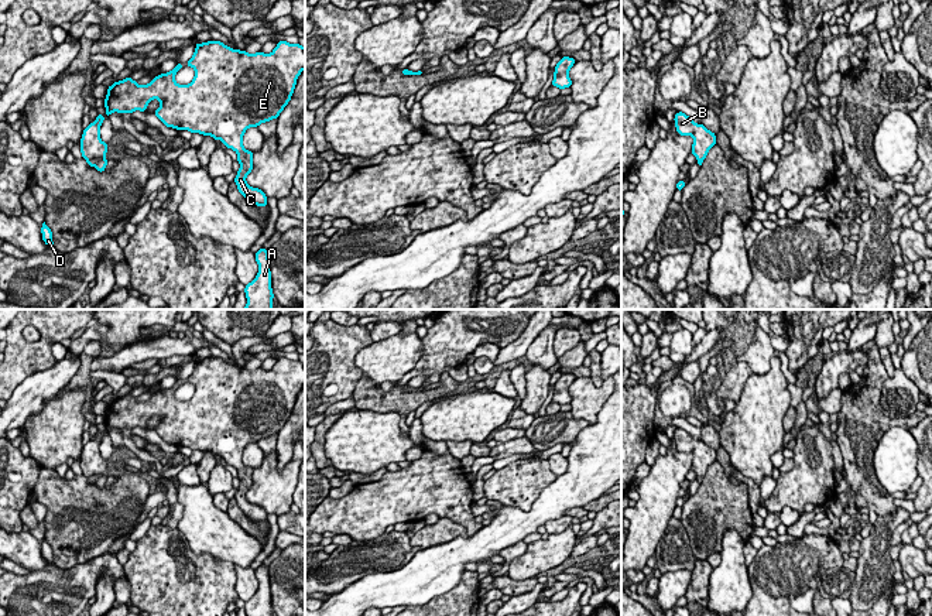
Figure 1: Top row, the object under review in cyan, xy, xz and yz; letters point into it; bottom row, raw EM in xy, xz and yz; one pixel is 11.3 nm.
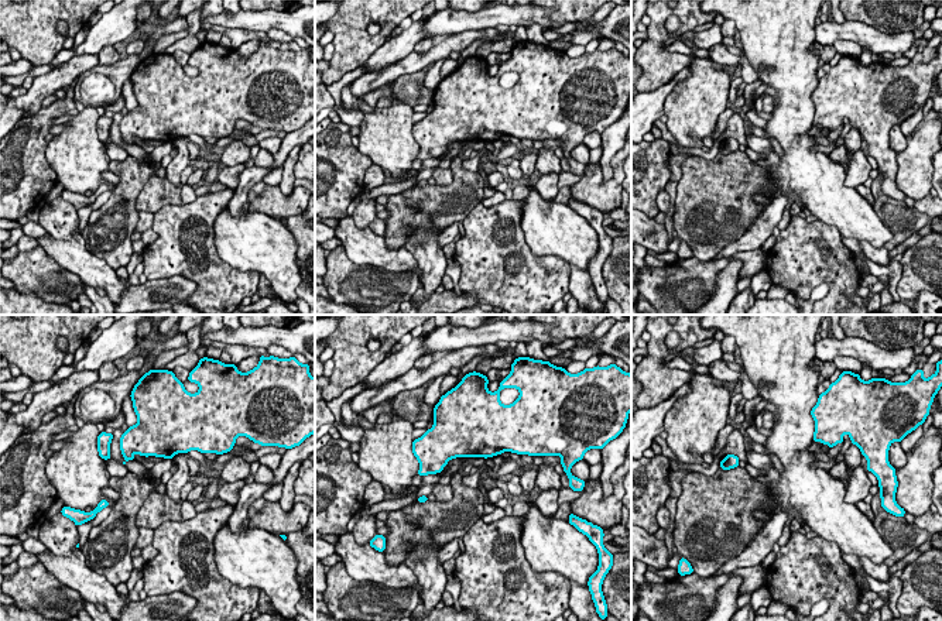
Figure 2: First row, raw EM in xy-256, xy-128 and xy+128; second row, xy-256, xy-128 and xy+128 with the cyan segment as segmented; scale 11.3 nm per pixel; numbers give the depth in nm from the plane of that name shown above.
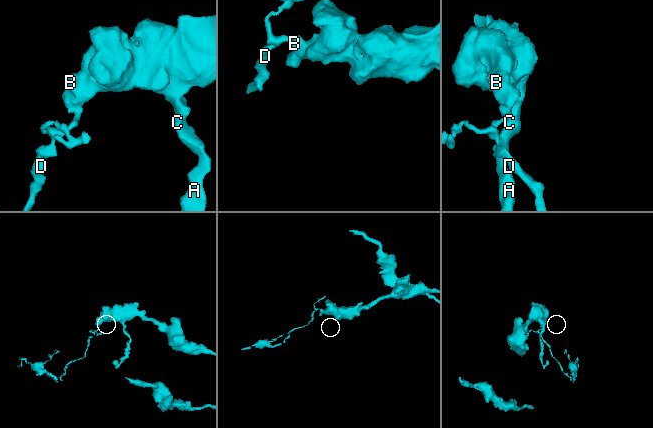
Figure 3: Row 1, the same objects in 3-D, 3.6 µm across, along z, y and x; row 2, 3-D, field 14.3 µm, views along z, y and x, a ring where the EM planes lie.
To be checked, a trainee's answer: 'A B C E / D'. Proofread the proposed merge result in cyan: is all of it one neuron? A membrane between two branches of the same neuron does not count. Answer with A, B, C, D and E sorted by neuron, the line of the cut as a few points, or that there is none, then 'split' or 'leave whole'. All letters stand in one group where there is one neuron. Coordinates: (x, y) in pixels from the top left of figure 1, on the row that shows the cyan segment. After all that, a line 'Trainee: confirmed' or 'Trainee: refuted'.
A B C E / D | xy (105, 157), (88, 161) | split
Trainee: confirmed

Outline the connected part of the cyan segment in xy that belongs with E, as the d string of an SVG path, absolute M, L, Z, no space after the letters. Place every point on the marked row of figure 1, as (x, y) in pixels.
M285 40L280 41L271 54L261 51L247 54L220 41L208 41L195 44L195 47L192 58L186 62L195 69L191 83L178 85L175 82L175 73L184 64L177 64L171 72L155 76L147 85L138 85L137 81L127 76L107 88L106 114L109 117L113 112L120 114L145 112L153 99L160 100L161 105L154 113L167 127L210 136L236 151L240 170L234 182L239 192L253 205L268 206L265 194L246 182L246 177L253 170L253 151L243 147L243 136L249 127L258 127L261 123L278 119L288 105L297 79L305 69L305 47L289 44Z

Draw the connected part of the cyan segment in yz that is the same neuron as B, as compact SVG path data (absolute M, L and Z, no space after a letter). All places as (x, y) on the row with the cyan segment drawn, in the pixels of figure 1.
M678 112L674 120L678 134L693 137L692 154L698 161L703 161L709 150L716 144L716 134L707 130L703 124L696 124L682 112Z

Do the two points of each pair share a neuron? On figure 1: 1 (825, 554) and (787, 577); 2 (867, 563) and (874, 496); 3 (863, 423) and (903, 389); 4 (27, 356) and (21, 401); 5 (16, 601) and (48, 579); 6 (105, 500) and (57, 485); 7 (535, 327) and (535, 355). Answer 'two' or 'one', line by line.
1: one
2: two
3: two
4: two
5: one
6: one
7: two

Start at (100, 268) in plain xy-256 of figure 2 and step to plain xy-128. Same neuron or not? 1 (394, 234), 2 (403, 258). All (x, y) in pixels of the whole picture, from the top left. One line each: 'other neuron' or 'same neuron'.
1: other neuron
2: same neuron

